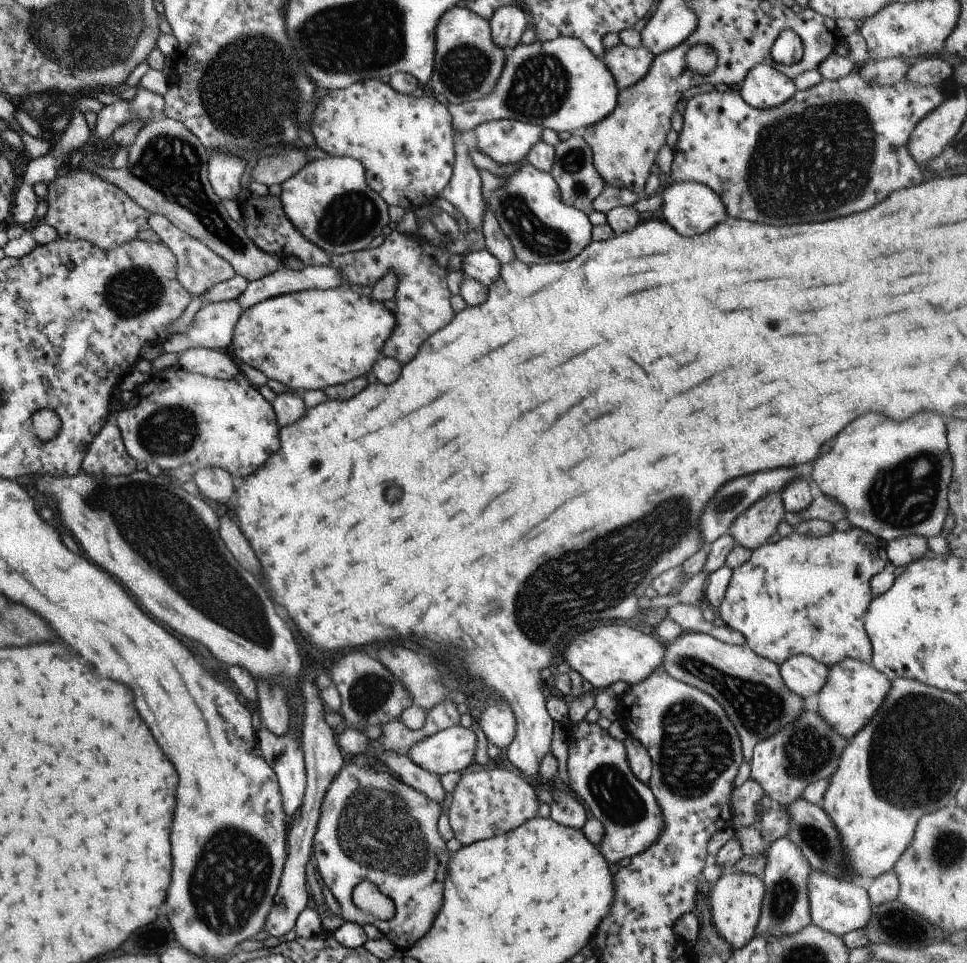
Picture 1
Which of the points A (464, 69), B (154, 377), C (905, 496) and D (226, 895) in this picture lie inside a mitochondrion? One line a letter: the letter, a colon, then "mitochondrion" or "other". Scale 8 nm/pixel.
A: mitochondrion
B: other
C: mitochondrion
D: mitochondrion

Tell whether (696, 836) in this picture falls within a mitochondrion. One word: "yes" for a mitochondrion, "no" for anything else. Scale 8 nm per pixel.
no

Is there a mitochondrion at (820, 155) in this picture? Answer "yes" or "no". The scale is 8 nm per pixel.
yes

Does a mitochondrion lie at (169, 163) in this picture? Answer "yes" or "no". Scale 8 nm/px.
yes

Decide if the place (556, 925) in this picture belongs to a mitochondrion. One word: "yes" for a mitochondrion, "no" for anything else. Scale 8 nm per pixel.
no

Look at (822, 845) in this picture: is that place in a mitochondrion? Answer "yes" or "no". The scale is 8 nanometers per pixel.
yes

